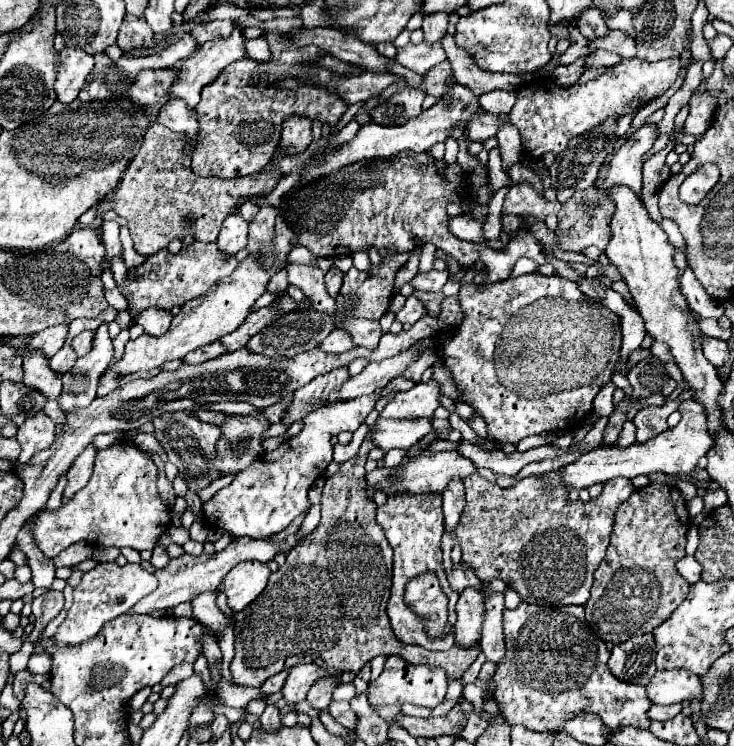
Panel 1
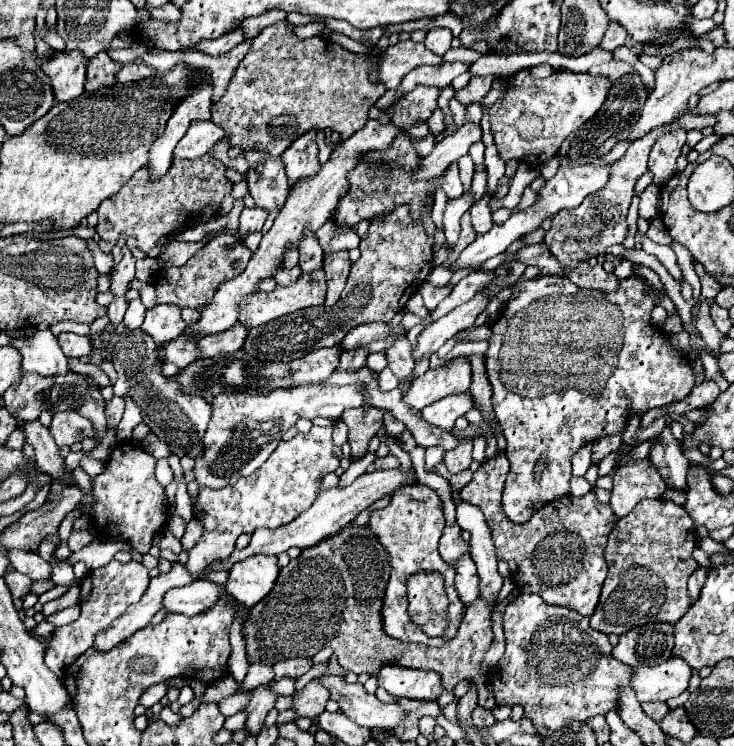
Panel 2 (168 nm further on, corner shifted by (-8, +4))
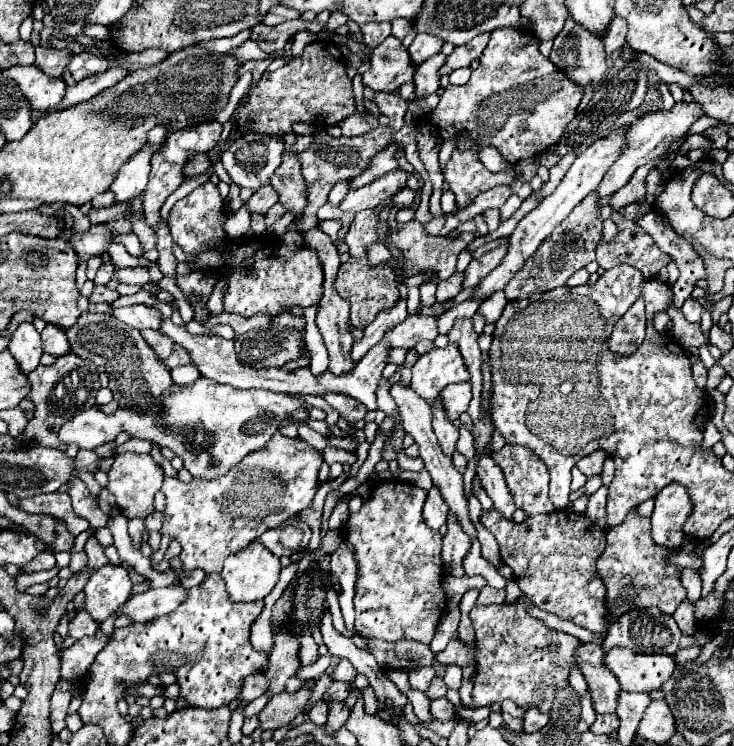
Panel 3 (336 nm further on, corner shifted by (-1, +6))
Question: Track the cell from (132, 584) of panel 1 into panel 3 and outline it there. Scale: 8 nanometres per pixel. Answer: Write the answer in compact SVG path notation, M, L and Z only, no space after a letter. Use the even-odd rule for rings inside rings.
M108 563L96 569L84 587L86 611L96 623L102 623L130 597L130 591L132 581L128 577L128 569Z

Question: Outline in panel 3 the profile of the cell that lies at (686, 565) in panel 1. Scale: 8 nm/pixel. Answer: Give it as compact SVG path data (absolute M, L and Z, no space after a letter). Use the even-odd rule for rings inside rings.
M682 601L680 607L678 607L678 611L672 615L684 635L692 635L692 633L694 633L694 625L696 625L694 611L696 611L696 603L692 603L692 601Z

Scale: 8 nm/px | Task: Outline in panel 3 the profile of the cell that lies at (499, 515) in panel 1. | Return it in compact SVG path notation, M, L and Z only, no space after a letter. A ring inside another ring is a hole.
M492 507L490 511L482 511L480 523L496 537L496 541L500 545L502 563L512 567L512 573L518 577L514 581L538 609L554 613L560 619L568 619L584 629L590 629L590 631L606 637L606 631L608 631L606 629L606 607L604 607L606 589L596 573L596 559L604 551L606 539L604 539L604 531L598 525L594 525L590 521L590 517L576 513L572 507L566 507L560 511L546 513L546 515L528 517L522 523L514 523L514 521L506 519L504 515L496 513L496 509Z

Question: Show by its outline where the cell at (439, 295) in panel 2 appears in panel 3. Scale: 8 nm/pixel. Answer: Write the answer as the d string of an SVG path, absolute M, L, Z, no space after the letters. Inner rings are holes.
M454 273L450 279L440 281L438 291L436 291L436 299L442 303L442 301L448 301L448 299L456 297L462 289L462 281L464 281L464 273Z

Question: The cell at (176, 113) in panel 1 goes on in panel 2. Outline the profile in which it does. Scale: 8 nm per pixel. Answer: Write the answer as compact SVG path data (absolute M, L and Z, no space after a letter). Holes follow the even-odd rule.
M213 121L191 123L185 137L177 143L173 157L175 159L197 159L197 157L205 155L223 137L225 137L223 129L219 125L215 125Z

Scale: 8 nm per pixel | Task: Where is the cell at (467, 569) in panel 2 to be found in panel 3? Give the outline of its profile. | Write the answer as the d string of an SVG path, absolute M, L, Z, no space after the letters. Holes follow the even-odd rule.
M450 513L448 515L448 533L442 543L442 561L448 567L450 575L454 575L454 577L464 575L462 561L468 551L470 551L470 537L460 529L460 525L456 523L456 517Z

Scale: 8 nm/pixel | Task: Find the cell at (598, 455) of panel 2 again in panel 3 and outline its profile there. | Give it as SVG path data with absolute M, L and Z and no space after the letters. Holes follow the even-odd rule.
M596 449L596 453L590 453L586 457L582 457L576 467L586 475L586 477L592 477L592 475L598 475L602 471L602 463L606 459L606 453L602 449Z

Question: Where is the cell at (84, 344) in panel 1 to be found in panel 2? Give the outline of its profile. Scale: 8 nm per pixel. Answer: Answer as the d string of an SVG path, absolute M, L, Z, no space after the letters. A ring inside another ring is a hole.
M59 333L57 335L59 347L67 357L81 357L91 353L91 341L89 337L79 337L75 333Z

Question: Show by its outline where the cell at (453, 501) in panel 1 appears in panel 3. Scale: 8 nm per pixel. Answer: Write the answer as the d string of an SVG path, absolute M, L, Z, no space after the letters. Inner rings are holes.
M438 401L432 403L432 425L434 425L434 433L438 437L438 443L444 451L446 457L452 457L454 455L454 449L456 449L456 441L458 441L458 429L446 419L442 407Z

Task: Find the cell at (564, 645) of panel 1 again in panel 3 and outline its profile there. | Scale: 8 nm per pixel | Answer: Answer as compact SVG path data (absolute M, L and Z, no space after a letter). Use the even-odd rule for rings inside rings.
M518 599L516 603L500 603L500 605L476 605L470 611L470 619L476 631L476 647L478 647L478 665L476 665L476 677L474 677L474 707L484 707L492 703L502 703L504 699L514 701L518 707L530 709L538 707L540 713L550 715L554 693L558 689L568 687L568 675L572 669L578 669L576 665L576 649L582 645L576 637L546 627L544 621L528 615L524 599Z

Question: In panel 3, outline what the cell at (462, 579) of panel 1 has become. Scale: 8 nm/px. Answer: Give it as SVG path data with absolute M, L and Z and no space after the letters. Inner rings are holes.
M432 487L428 491L426 503L424 503L424 521L432 531L440 531L440 527L448 519L448 505L444 505L444 499L440 497L440 491Z

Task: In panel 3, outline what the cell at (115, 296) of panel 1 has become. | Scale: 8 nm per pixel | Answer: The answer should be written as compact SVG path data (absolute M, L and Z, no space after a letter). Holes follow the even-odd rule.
M98 285L88 299L90 299L90 303L112 303L112 301L118 299L118 293L104 287L104 285Z

